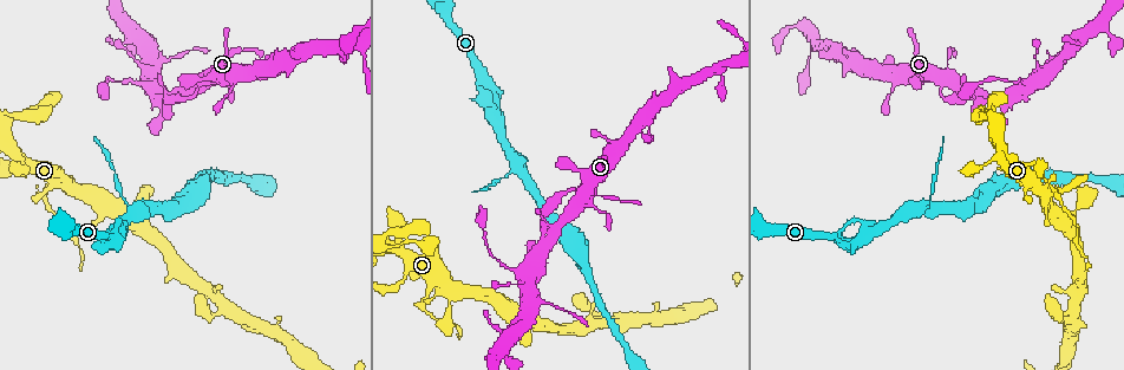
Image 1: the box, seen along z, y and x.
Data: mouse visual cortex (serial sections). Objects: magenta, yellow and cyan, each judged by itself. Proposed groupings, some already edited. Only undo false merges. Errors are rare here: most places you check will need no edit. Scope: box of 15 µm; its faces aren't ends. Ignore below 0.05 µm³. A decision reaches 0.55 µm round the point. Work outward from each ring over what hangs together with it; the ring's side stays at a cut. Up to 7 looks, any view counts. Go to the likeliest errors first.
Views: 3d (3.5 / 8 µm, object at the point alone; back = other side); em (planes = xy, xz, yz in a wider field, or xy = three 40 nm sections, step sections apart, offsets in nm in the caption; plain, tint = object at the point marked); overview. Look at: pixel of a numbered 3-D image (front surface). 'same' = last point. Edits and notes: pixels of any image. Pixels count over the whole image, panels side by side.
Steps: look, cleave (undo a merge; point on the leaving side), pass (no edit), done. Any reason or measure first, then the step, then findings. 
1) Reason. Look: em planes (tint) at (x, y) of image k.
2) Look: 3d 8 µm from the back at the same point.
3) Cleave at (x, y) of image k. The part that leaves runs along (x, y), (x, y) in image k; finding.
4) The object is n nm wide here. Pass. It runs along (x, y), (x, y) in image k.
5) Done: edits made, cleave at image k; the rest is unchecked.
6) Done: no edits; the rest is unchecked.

Calibre changes. Look: 3d 3.5 µm at (429, 297) of image 1.

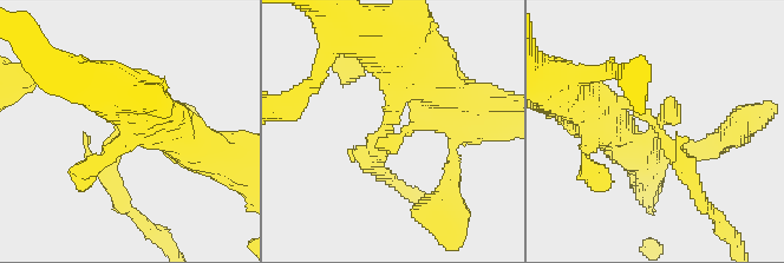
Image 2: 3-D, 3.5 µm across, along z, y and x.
Look: em xy step 3 (tint) at (392, 130) of image 2.

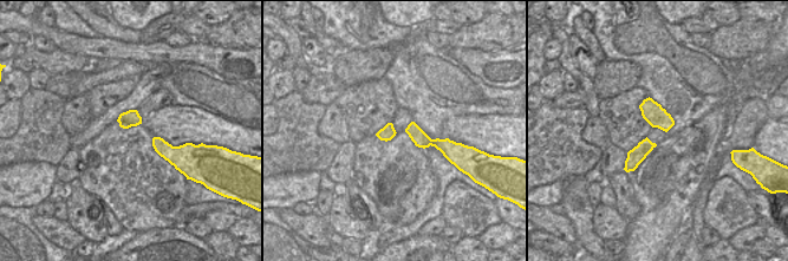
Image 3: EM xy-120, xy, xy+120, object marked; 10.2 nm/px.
The object is 150 nm wide here. Cleave at (367, 166) of image 2. The part that leaves runs along (661, 136), (719, 222) in image 2; a second cell is stuck on.

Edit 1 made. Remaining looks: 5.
Look: overview.

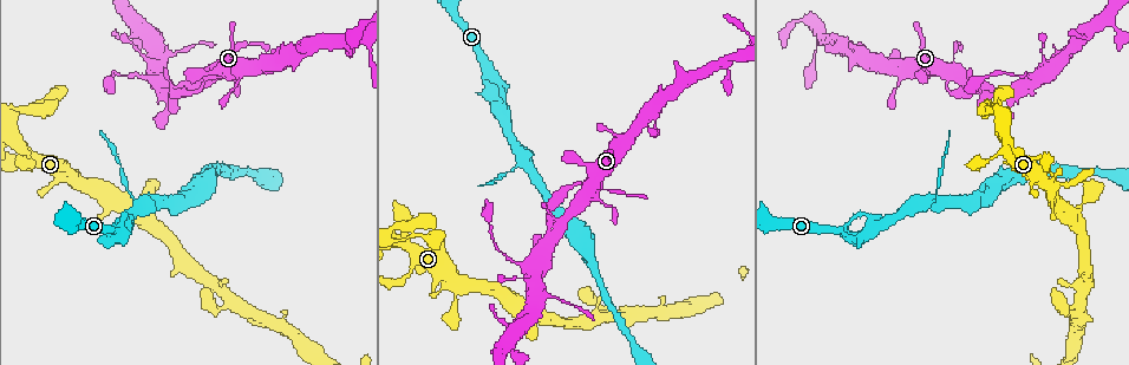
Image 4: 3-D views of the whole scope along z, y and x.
Thin arm on a thick one. Look: 3d 8 µm at (518, 166) of image 4.

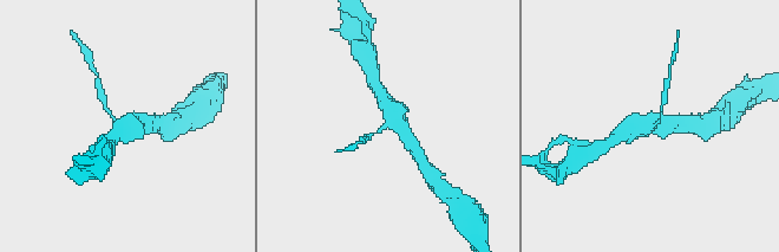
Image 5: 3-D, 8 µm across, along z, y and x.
Look: 3d 3.5 µm at (387, 125) of image 5.

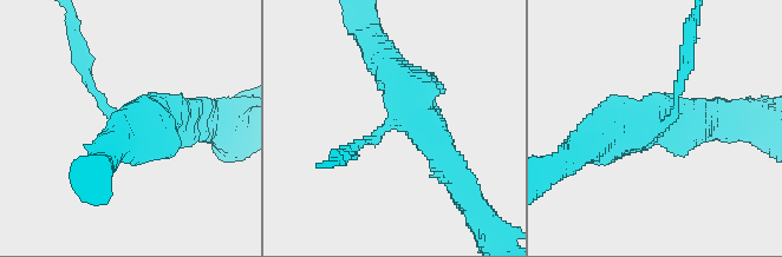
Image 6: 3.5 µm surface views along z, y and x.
Look: em planes (tint) at (661, 128) of image 6.

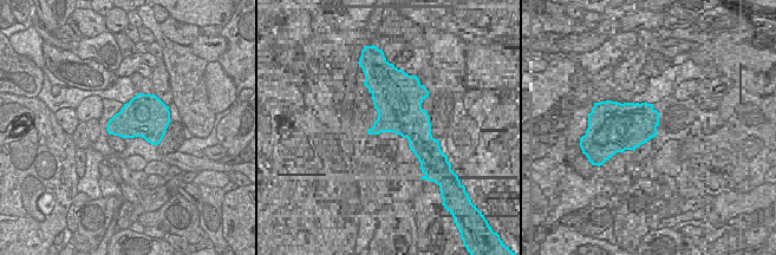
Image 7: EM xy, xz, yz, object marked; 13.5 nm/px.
The arms are 100, 400, 450 nm wide. Pass. It runs along (377, 50), (453, 173) in image 6; continuous, no second cell.

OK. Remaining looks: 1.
Done: edits made, cleave at image 2; the rest is unchecked.

